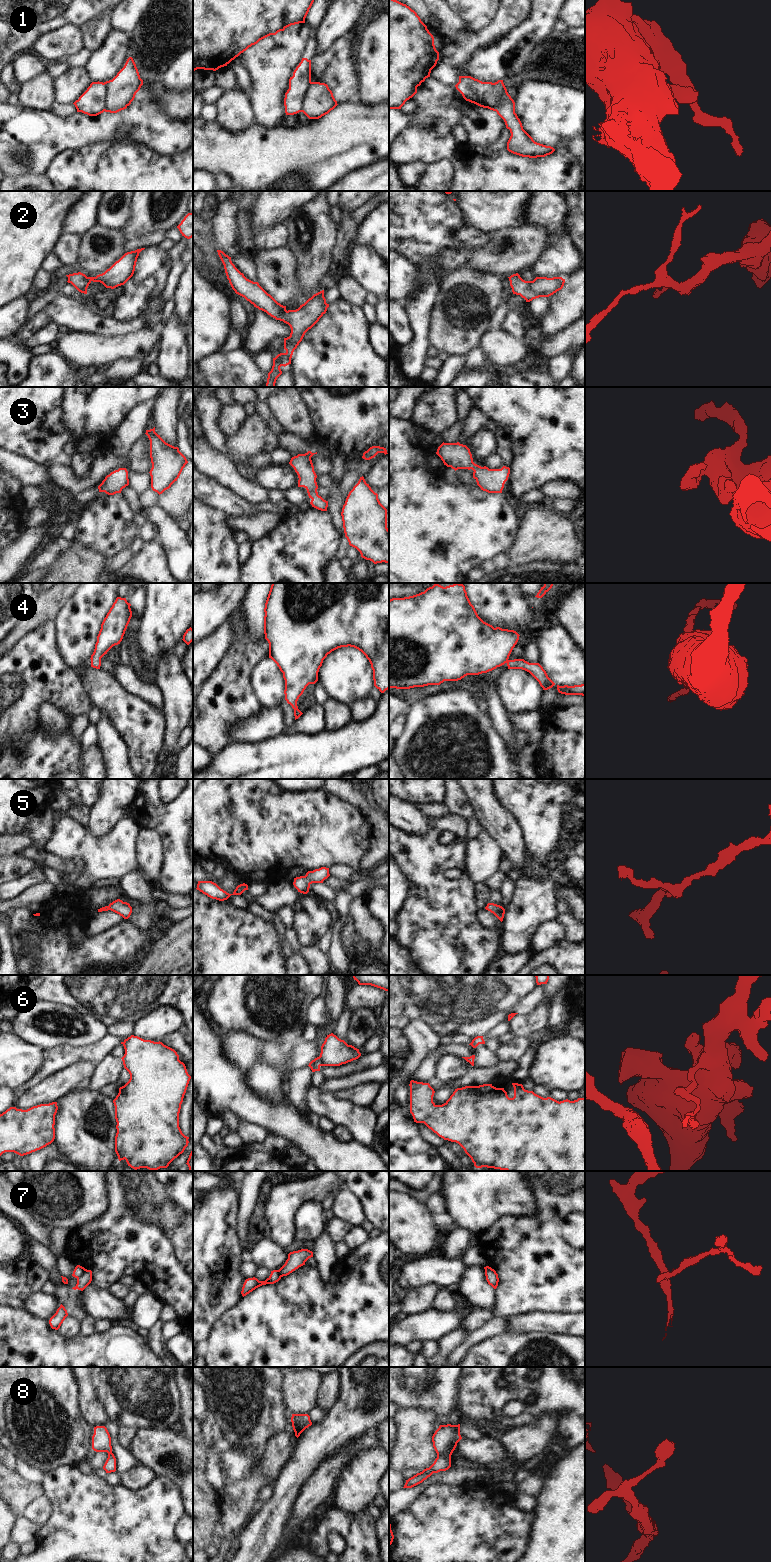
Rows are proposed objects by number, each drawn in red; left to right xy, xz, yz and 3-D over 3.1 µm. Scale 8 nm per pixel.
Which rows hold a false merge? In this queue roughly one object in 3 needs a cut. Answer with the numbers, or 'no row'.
1, 6, 7.

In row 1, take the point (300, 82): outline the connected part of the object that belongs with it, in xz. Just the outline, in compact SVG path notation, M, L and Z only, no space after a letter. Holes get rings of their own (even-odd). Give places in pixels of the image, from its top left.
M302 58L289 79L289 89L284 98L285 113L290 113L292 107L299 106L311 83L311 60Z

